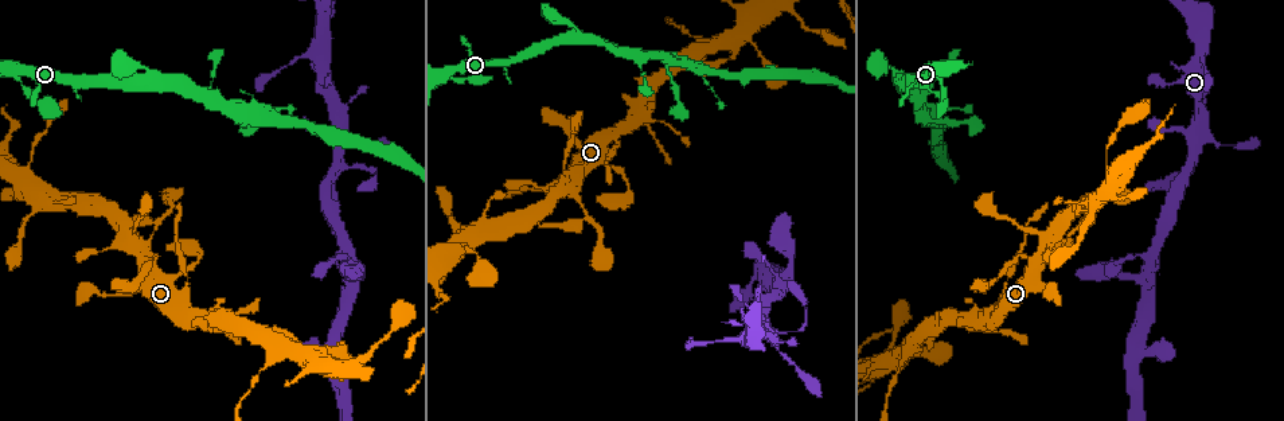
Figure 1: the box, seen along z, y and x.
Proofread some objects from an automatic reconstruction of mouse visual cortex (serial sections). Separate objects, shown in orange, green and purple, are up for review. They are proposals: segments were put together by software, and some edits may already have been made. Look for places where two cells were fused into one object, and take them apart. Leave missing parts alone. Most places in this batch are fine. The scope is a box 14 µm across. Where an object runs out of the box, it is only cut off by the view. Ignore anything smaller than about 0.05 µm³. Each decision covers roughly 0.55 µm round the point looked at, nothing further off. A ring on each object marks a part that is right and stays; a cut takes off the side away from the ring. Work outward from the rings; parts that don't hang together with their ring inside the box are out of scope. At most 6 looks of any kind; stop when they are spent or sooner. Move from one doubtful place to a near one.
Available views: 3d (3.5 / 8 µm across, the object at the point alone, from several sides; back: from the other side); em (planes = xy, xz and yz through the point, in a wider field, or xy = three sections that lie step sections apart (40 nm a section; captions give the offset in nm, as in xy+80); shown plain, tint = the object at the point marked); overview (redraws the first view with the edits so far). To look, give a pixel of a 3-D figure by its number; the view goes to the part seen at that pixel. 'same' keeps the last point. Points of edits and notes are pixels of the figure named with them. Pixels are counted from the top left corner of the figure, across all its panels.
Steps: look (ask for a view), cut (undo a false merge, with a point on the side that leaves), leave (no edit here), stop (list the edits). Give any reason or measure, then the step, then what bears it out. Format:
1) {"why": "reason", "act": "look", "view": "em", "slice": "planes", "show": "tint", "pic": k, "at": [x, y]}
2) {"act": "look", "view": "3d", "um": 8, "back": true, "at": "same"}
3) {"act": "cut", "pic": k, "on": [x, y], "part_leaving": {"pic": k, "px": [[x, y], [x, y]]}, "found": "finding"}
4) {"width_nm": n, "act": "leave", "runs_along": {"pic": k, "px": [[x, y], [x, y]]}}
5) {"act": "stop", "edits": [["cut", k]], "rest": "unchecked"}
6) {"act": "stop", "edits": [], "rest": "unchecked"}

{"why": "thin neck", "act": "look", "view": "em", "slice": "xy", "step": 3, "show": "tint", "pic": 1, "at": [187, 282]}

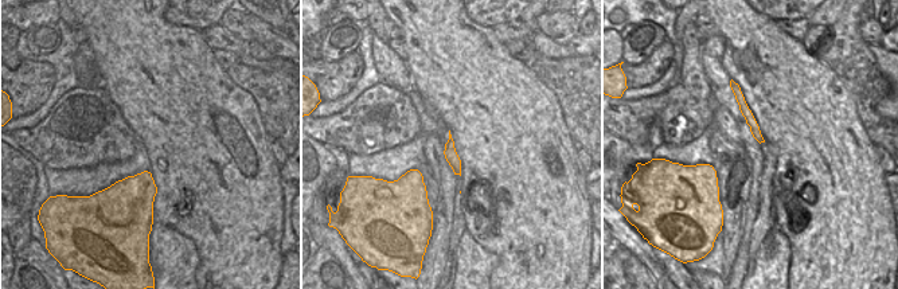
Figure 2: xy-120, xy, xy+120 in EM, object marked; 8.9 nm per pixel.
{"act": "look", "view": "3d", "um": 3.5, "back": true, "at": "same"}

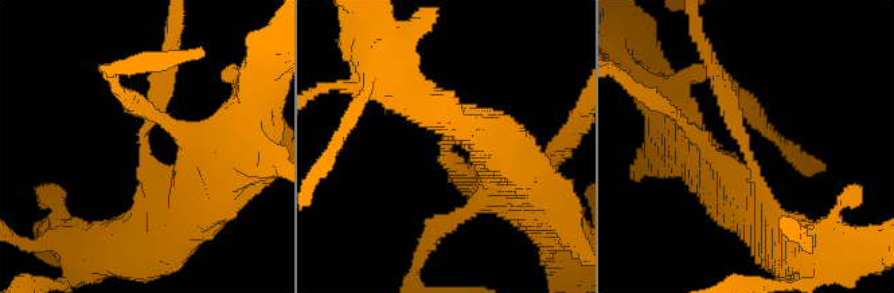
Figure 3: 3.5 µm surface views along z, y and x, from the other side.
{"act": "cut", "pic": 3, "on": [157, 100], "part_leaving": {"pic": 3, "px": [[741, 140], [697, 32]]}, "found": "a second cell is stuck on"}

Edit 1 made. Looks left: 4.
{"why": "narrows sharply", "act": "look", "view": "3d", "um": 3.5, "pic": 1, "at": [1045, 250]}

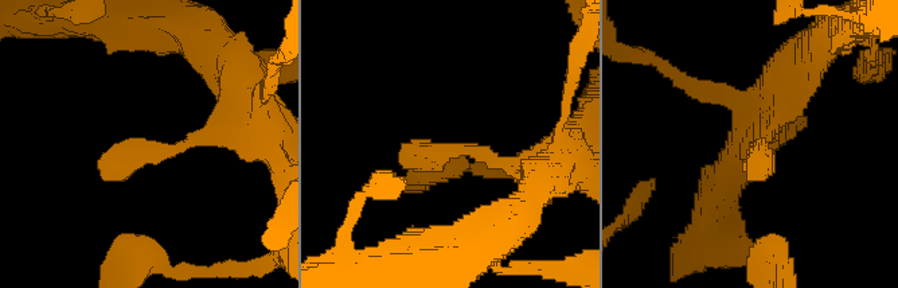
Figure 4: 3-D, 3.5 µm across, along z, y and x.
{"why": "need the tissue", "act": "look", "view": "em", "slice": "xy", "step": 2, "show": "tint", "pic": 4, "at": [156, 150]}

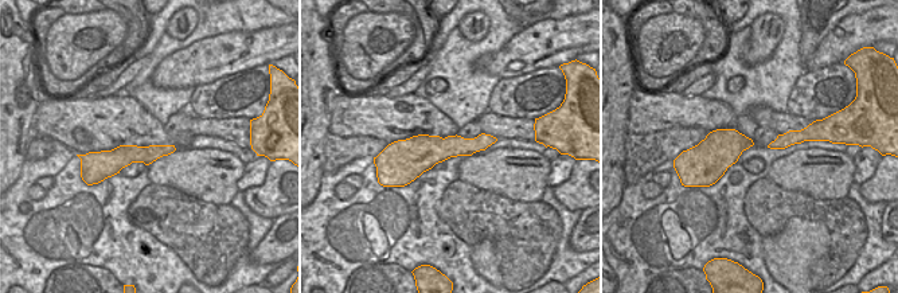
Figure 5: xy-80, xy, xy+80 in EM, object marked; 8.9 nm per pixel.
{"width_nm": 300, "act": "leave", "runs_along": {"pic": 5, "px": [[491, 140], [420, 153], [393, 153]]}, "found": "all the same cell"}

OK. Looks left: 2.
{"act": "stop", "edits": [["cut", 3]], "rest": "unchecked"}

